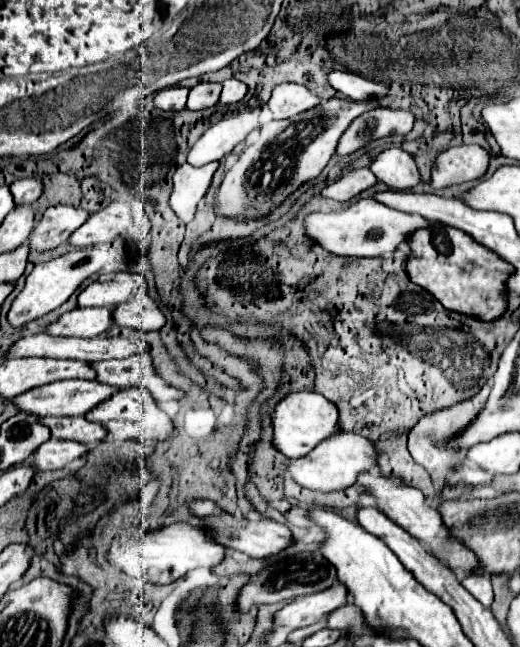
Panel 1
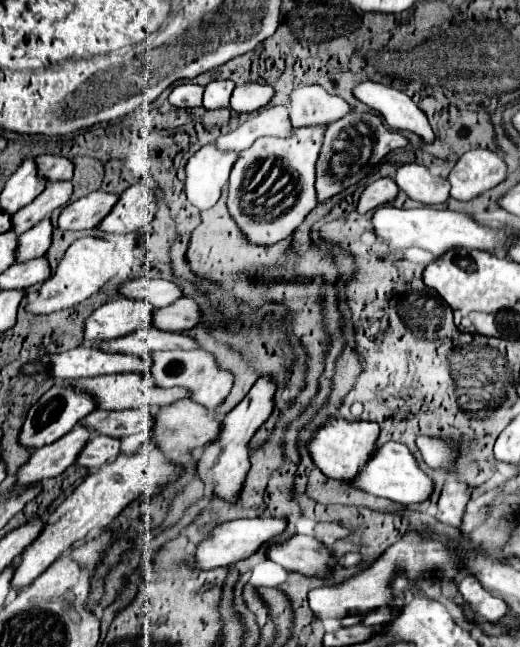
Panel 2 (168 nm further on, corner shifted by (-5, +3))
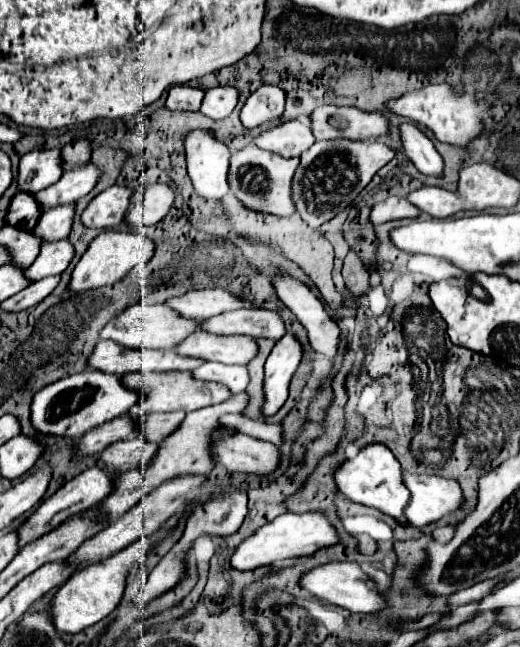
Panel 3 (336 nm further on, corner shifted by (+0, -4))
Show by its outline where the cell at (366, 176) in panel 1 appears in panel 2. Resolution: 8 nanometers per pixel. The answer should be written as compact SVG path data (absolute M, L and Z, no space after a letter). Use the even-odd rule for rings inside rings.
M380 178L376 180L374 184L370 184L362 196L360 196L360 202L358 202L358 212L360 214L366 214L370 210L376 210L388 202L394 202L396 196L398 196L400 188L396 186L394 180L390 178Z

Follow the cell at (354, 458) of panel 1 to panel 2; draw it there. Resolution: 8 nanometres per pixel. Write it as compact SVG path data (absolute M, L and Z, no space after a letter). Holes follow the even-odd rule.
M386 442L380 446L380 452L362 468L362 478L358 482L352 482L356 488L362 488L374 496L382 496L388 500L394 500L402 506L412 506L420 504L430 498L434 490L434 480L424 474L416 462L416 458L410 454L406 444L398 442Z

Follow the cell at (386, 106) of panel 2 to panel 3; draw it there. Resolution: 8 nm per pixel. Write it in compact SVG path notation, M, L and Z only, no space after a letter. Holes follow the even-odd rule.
M401 123L399 135L403 141L405 155L415 163L415 167L423 175L441 175L443 173L443 159L433 147L433 141L415 125Z

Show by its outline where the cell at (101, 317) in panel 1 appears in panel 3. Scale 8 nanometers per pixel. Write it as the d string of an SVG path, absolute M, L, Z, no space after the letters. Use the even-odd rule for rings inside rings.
M141 301L113 317L113 321L109 321L105 329L101 329L101 339L113 339L127 349L171 349L193 331L197 331L197 321L185 319L165 305L147 305L145 301Z

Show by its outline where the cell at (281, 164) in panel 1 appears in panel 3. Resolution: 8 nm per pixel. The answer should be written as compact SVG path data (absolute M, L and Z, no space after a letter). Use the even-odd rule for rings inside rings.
M247 145L241 151L233 153L231 167L229 167L229 187L233 195L247 207L257 209L261 213L273 213L277 217L293 217L297 209L293 209L293 195L291 195L291 183L293 173L297 171L299 157L285 159L277 153L263 151L255 145Z

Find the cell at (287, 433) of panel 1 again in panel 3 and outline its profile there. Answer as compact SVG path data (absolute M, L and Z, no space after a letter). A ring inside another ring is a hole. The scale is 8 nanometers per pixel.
M369 443L363 449L359 449L357 457L345 459L333 473L337 491L349 497L355 503L363 503L367 507L375 507L391 517L395 517L399 523L407 523L403 517L403 507L409 501L409 491L401 481L401 465L395 459L395 455L383 445L383 443Z

